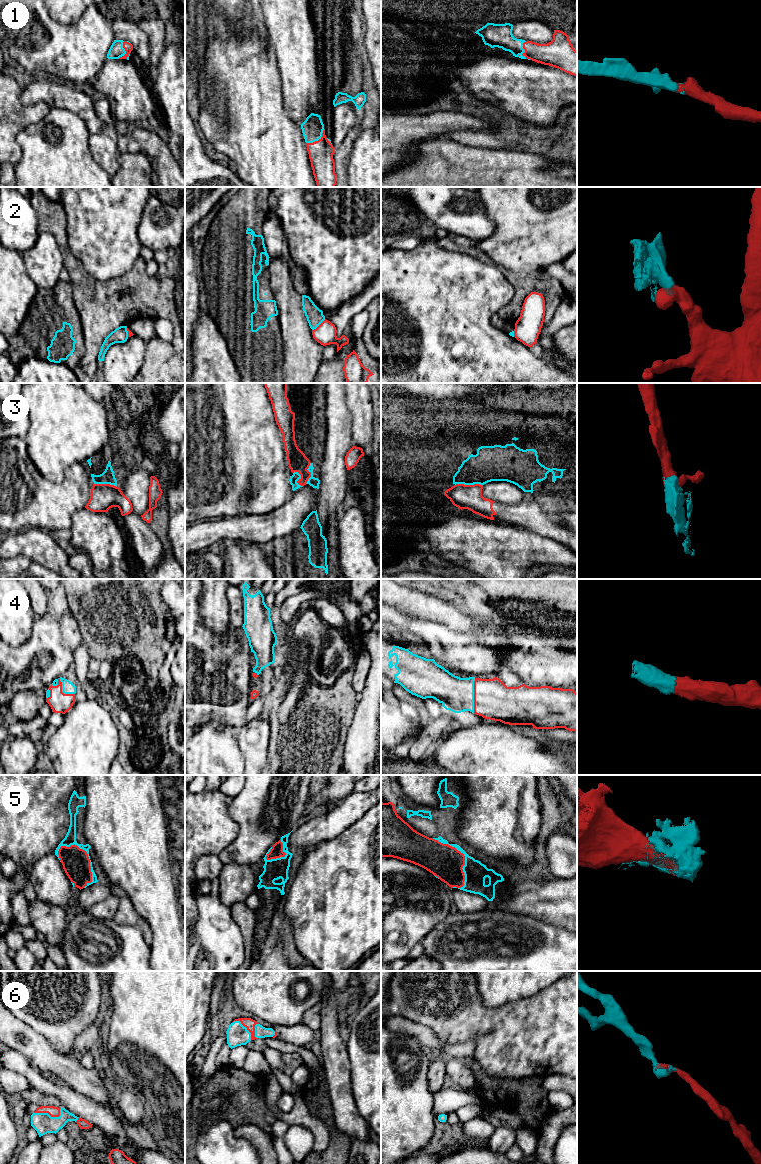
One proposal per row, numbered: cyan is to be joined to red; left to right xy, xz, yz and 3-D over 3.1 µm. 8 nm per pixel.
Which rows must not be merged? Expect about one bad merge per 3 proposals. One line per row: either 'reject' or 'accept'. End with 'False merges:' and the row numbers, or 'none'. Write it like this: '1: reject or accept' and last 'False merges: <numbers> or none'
1: accept
2: reject
3: reject
4: accept
5: accept
6: accept
False merges: 2, 3

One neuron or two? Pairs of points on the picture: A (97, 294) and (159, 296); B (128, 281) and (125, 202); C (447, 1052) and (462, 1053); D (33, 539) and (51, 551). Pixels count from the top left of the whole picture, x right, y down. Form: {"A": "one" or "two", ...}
{"A": "one", "B": "two", "C": "one", "D": "one"}

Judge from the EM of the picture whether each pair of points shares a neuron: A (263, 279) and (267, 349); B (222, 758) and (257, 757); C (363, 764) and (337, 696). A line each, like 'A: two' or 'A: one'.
A: one
B: two
C: two

